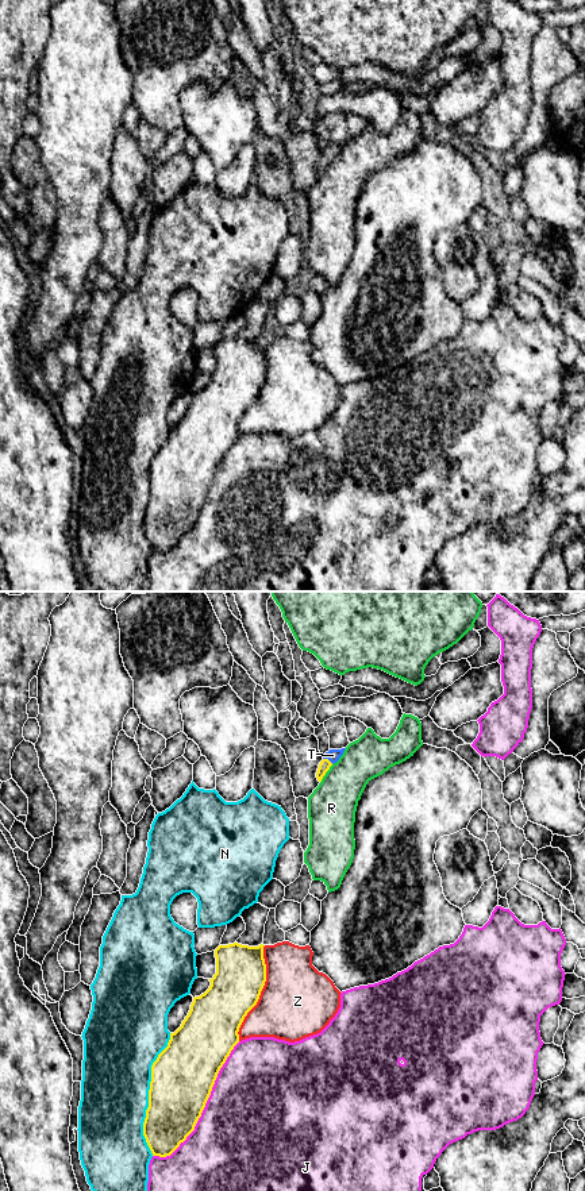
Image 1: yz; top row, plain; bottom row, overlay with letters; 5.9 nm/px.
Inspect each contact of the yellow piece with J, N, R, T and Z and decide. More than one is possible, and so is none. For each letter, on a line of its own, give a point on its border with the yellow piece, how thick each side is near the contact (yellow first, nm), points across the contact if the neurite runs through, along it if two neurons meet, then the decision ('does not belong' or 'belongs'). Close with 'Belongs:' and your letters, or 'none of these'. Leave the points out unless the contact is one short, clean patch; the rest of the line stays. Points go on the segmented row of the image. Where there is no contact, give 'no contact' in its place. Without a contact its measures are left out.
J: yz (204, 1106) | 380/500 nm | does not belong
N: yz (149, 1094) | 380/420 nm | does not belong
R: yz (324, 774) | 70/280 nm | does not belong
T: yz (327, 759) | 70/80 nm | across yz (324, 764), (327, 759), (333, 755) | belongs
Z: yz (260, 993) | 300/440 nm | does not belong
Belongs: T

